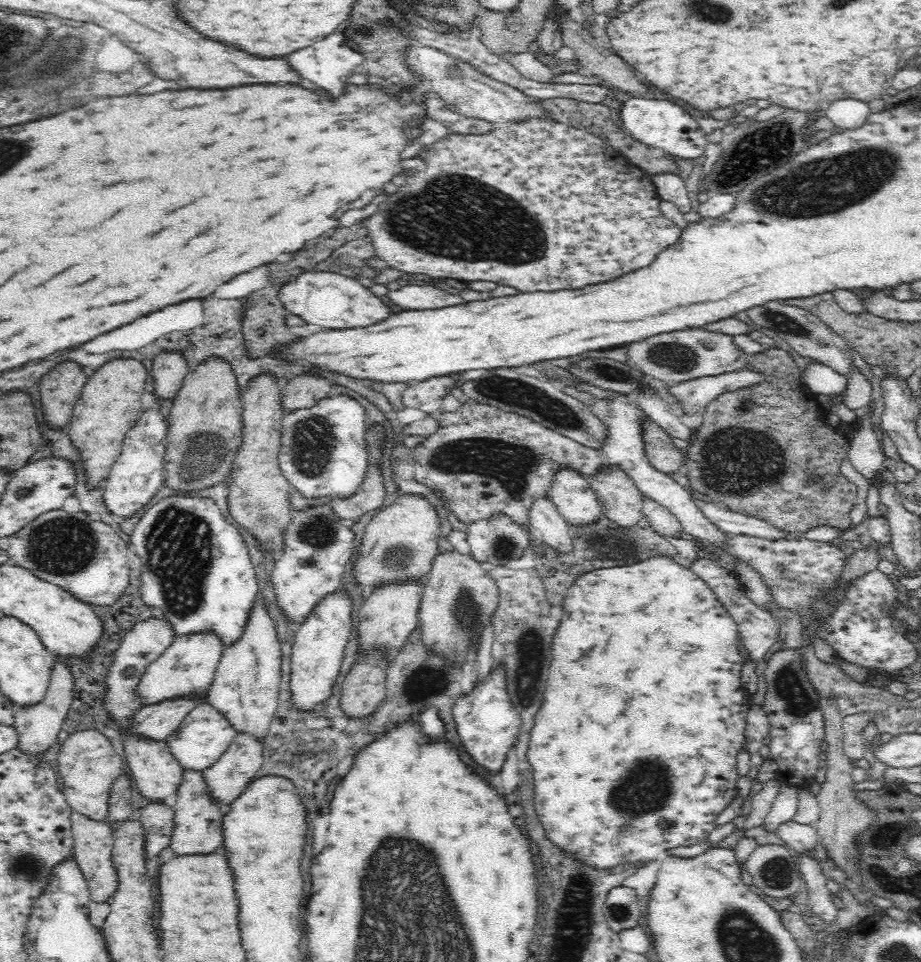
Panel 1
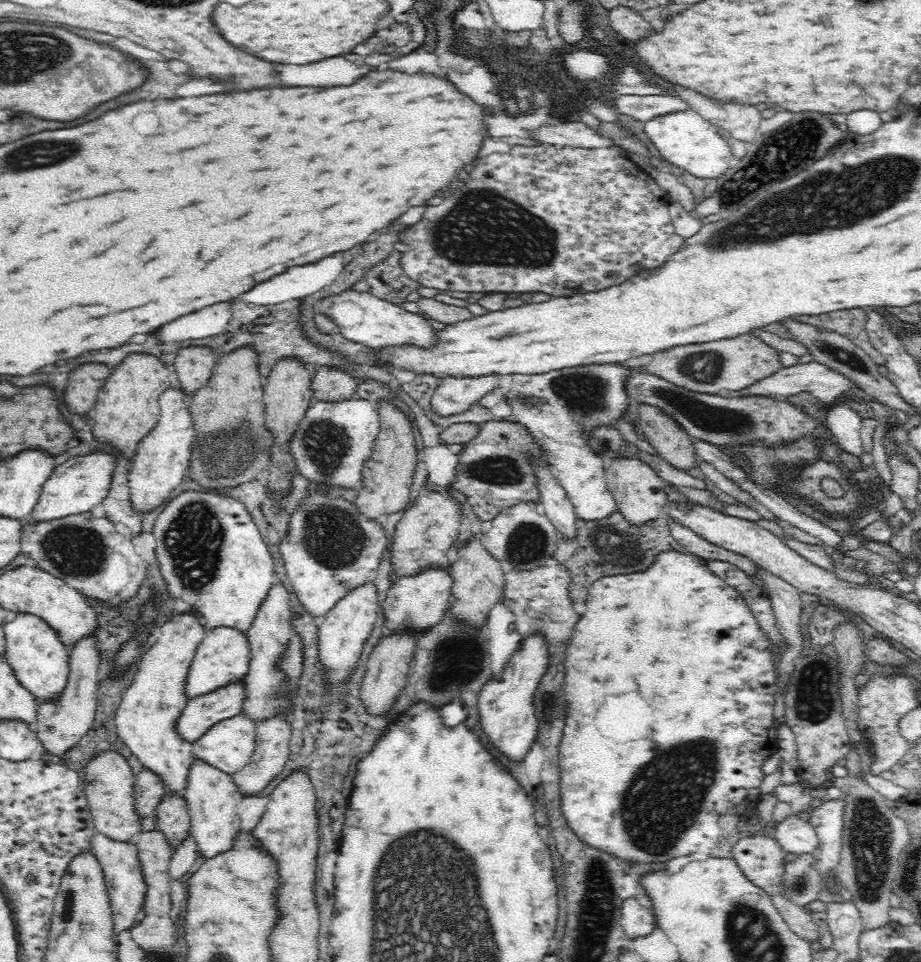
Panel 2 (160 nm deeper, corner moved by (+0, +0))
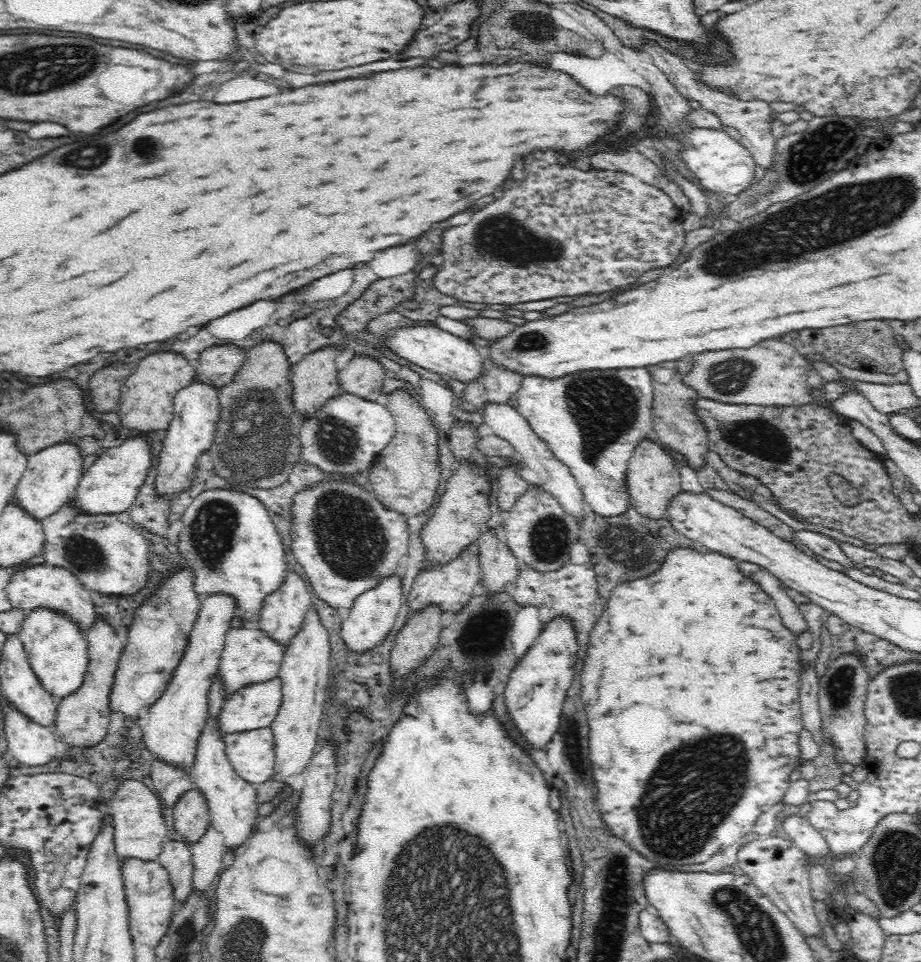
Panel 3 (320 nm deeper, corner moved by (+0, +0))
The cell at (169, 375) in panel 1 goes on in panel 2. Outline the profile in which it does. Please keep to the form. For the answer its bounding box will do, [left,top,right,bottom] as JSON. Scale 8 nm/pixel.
[170,347,220,395]

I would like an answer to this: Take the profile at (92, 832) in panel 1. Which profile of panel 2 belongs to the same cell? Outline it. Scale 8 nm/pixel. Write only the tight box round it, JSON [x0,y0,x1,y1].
[88,831,146,931]

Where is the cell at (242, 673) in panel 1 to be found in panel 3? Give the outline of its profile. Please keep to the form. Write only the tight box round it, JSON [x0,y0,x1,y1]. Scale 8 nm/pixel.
[256,569,311,647]

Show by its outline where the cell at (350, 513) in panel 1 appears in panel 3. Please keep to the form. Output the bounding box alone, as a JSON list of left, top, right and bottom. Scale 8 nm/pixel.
[366,390,441,518]

